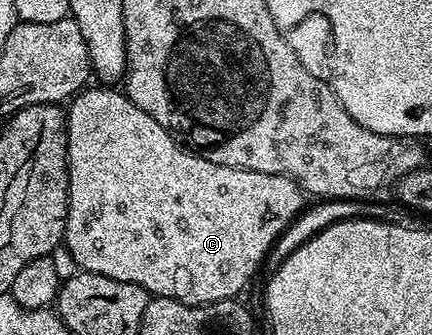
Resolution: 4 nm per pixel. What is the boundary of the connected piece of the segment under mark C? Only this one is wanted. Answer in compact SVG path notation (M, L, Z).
M93 87L85 88L83 91L71 98L70 104L66 109L66 116L68 119L68 222L64 228L63 244L68 245L68 253L77 261L81 270L97 273L98 275L106 275L110 279L118 279L122 283L134 283L138 287L142 287L152 297L169 297L178 303L186 303L187 305L209 305L215 301L231 301L248 285L248 280L259 271L260 265L265 264L268 250L271 249L272 244L278 239L278 235L282 235L282 231L290 224L293 219L300 214L306 205L306 194L299 184L291 177L285 177L283 173L263 173L262 171L250 171L249 169L239 169L238 167L226 167L218 163L210 163L210 159L201 157L199 153L185 147L177 138L173 137L168 132L166 127L162 127L162 123L158 123L158 119L154 119L150 115L146 115L146 111L142 111L142 107L138 107L128 98L127 92L116 90L116 87L96 87L100 89L92 89Z

